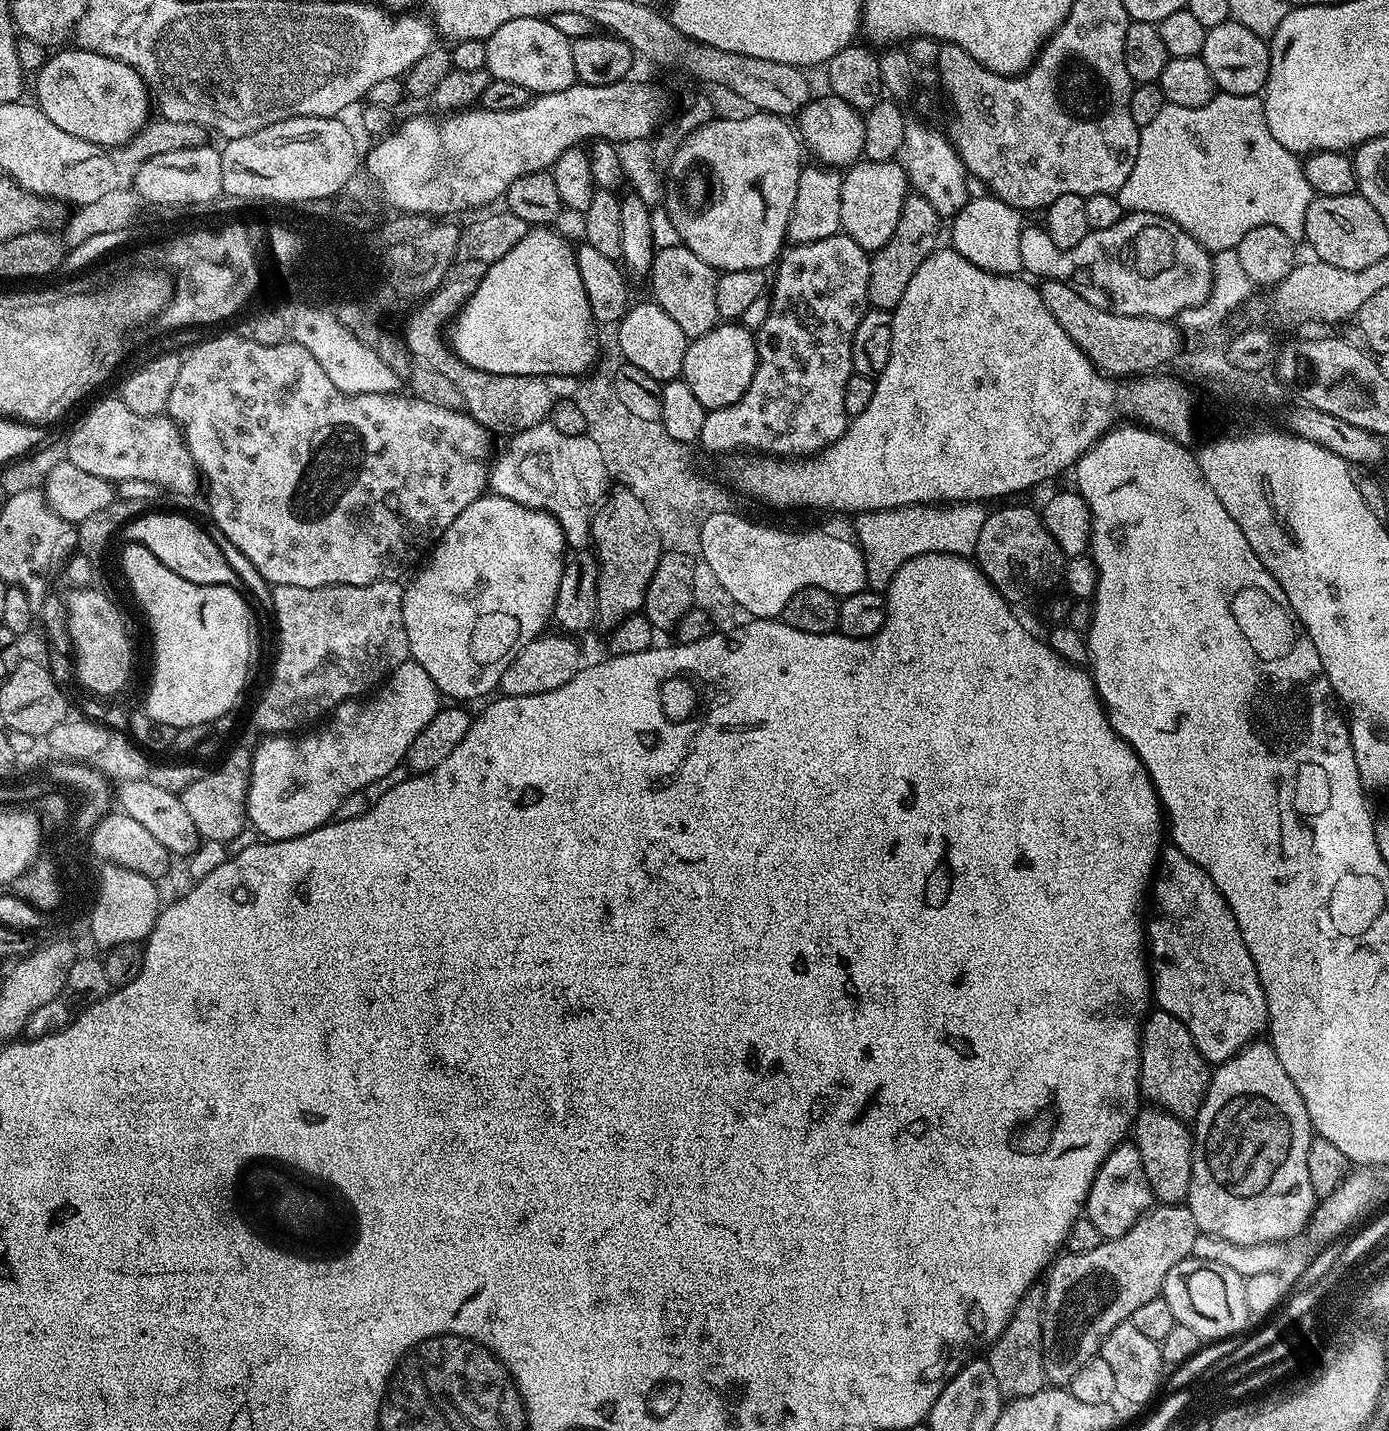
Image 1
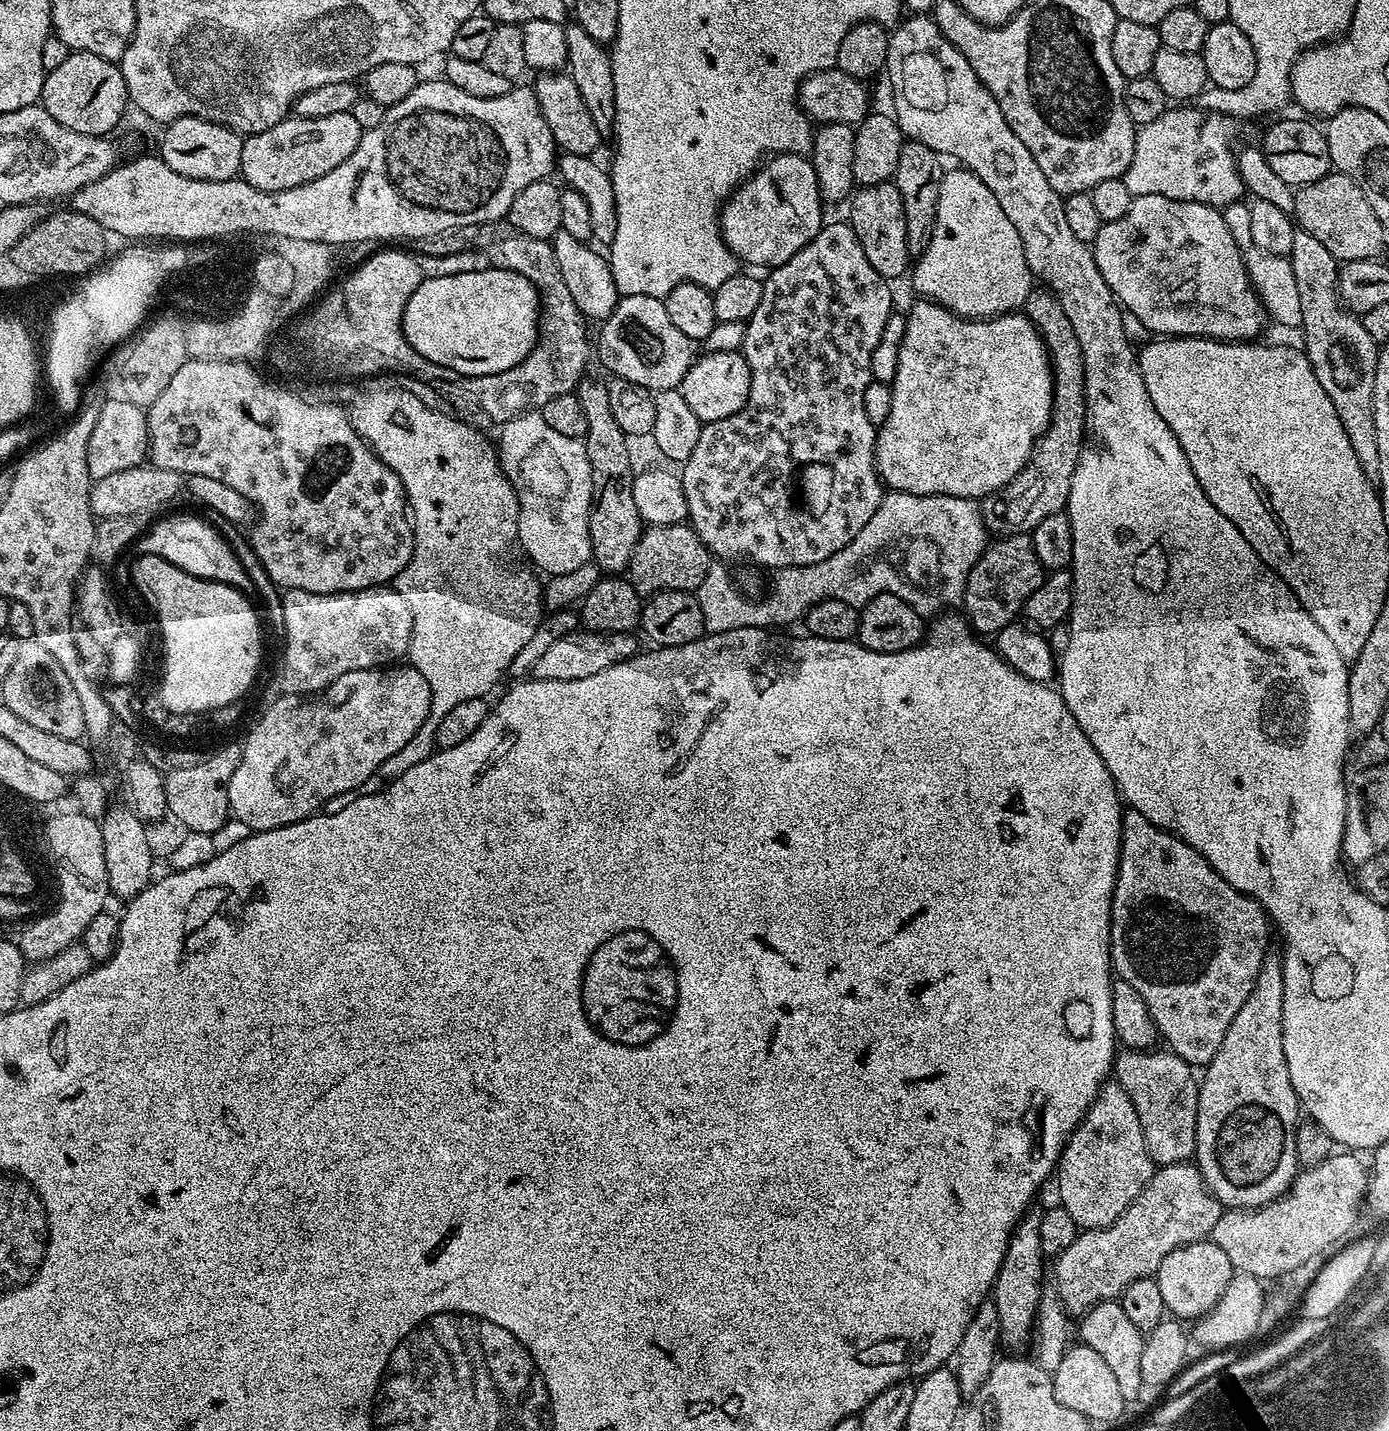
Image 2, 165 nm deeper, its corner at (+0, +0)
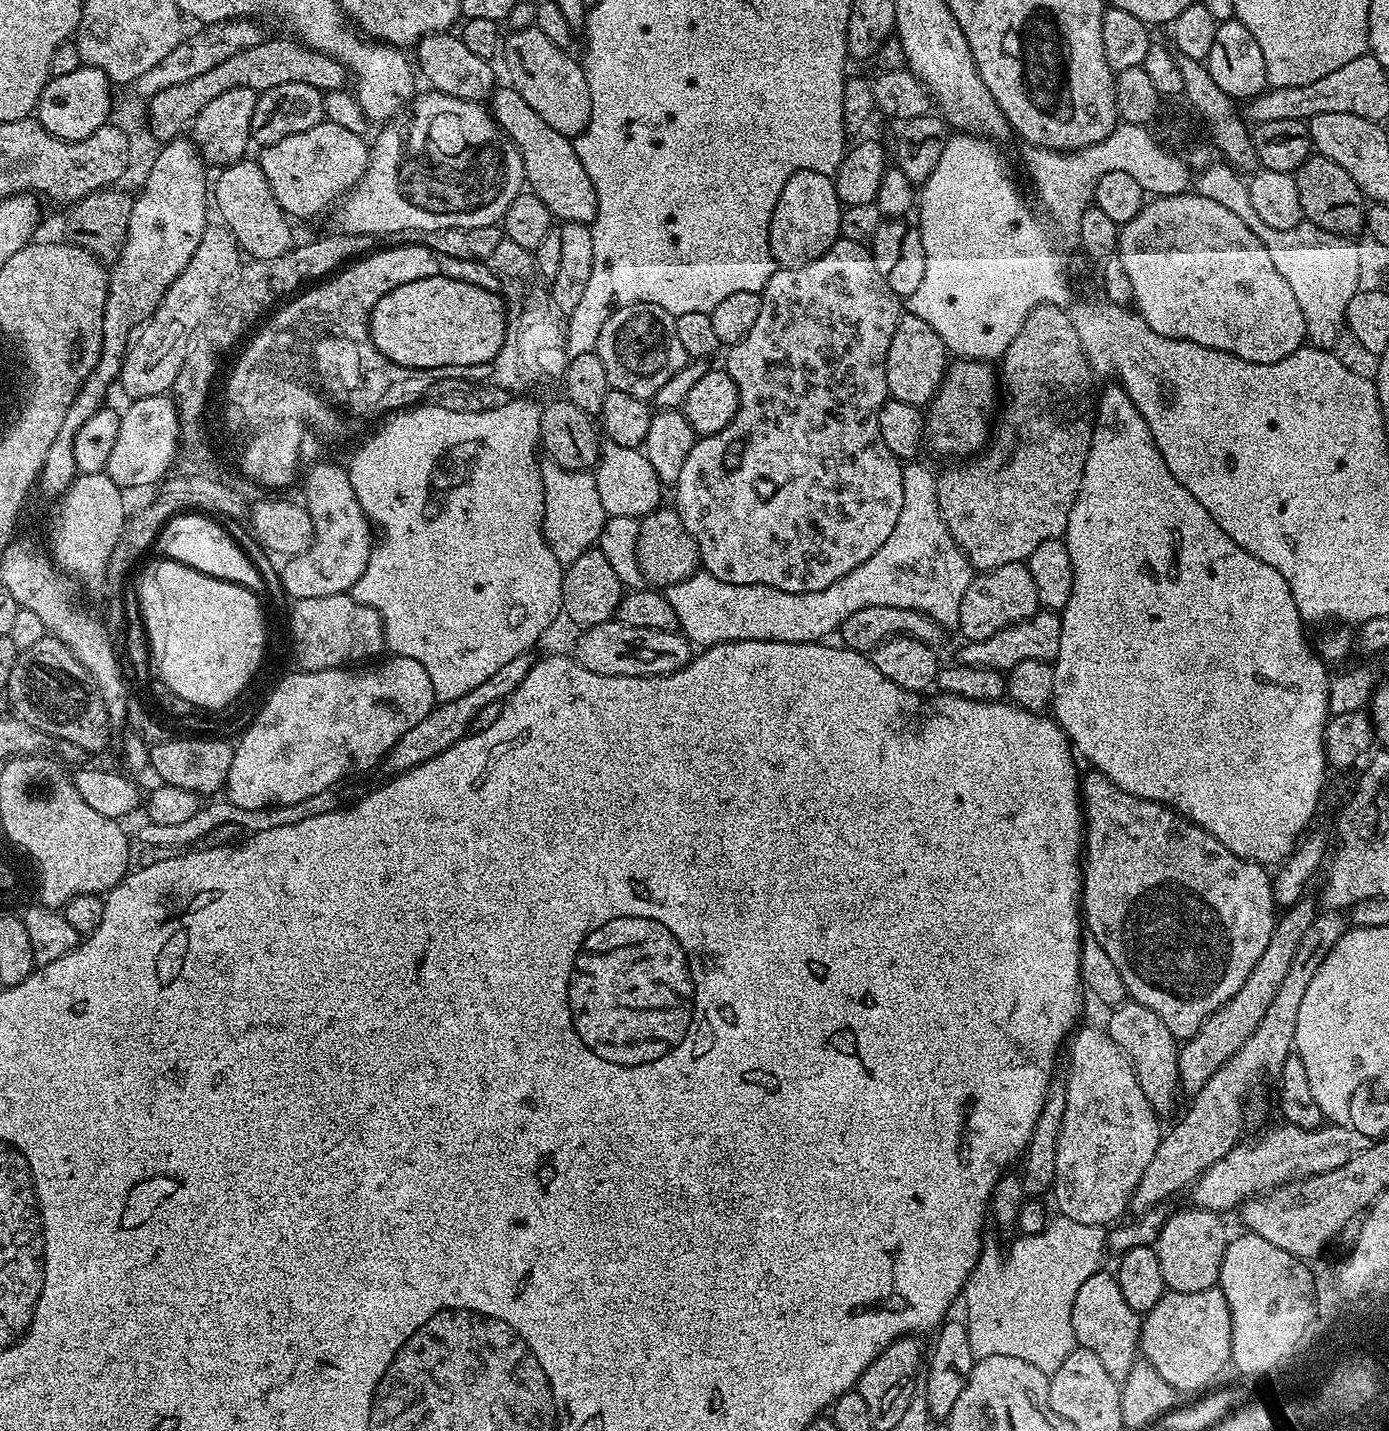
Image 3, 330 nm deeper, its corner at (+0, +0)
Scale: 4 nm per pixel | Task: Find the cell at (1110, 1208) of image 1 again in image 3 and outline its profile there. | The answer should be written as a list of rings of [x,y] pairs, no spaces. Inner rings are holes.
[[[1077,1027],[1066,1056],[1067,1052],[1066,1114],[1062,1134],[1058,1134],[1056,1182],[1050,1192],[1056,1195],[1059,1215],[1074,1222],[1108,1226],[1129,1211],[1134,1190],[1160,1145],[1161,1121],[1142,1094],[1126,1054],[1103,1027]]]

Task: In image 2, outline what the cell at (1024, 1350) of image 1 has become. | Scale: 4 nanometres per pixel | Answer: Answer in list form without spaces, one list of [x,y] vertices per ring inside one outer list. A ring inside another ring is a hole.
[[[1045,1186],[1038,1193],[1039,1206],[1033,1206],[1025,1212],[1015,1228],[1008,1243],[1006,1254],[1002,1258],[1002,1266],[996,1275],[994,1285],[994,1301],[998,1310],[998,1326],[1000,1327],[1001,1345],[1008,1348],[1024,1348],[1033,1343],[1036,1315],[1040,1309],[1040,1301],[1044,1288],[1044,1263],[1046,1257],[1042,1250],[1042,1241],[1038,1226],[1042,1226],[1044,1209],[1053,1207],[1058,1192],[1055,1187]]]

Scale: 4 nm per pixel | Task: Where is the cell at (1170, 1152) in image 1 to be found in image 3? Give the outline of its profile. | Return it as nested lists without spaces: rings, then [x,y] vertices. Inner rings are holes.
[[[1125,1002],[1111,1009],[1106,1023],[1108,1037],[1124,1051],[1132,1064],[1134,1074],[1138,1078],[1138,1086],[1142,1086],[1142,1094],[1150,1102],[1157,1117],[1165,1118],[1172,1112],[1176,1104],[1176,1092],[1180,1088],[1178,1074],[1178,1041],[1166,1030],[1166,1022],[1154,1014],[1146,1006],[1135,1002]]]

